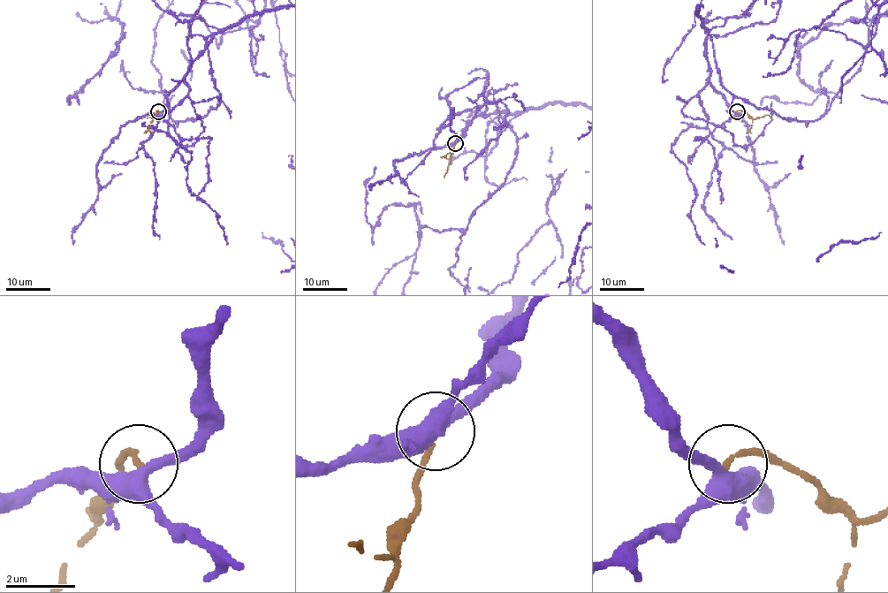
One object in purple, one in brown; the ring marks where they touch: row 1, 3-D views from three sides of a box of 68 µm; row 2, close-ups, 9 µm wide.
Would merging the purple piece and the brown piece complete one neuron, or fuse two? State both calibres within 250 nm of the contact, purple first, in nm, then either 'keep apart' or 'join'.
400 nm thick on the purple side, 170 nm on the other; keep apart

